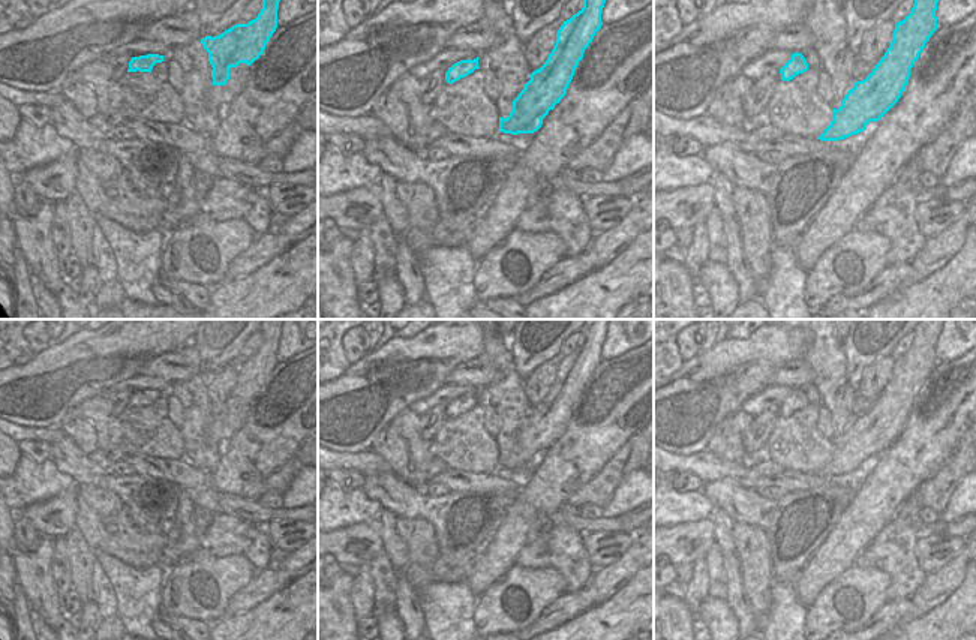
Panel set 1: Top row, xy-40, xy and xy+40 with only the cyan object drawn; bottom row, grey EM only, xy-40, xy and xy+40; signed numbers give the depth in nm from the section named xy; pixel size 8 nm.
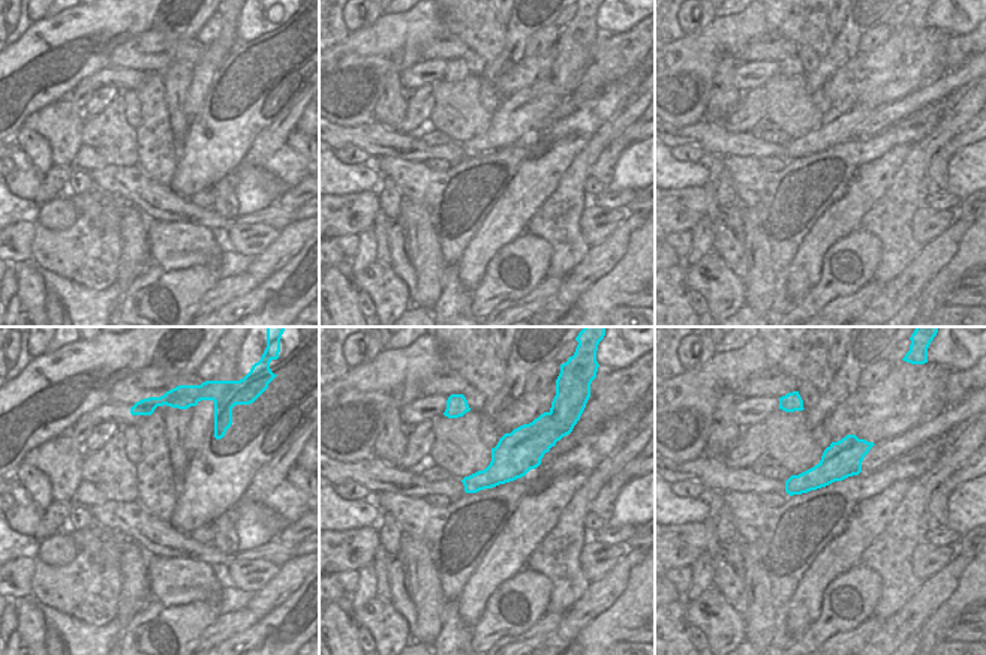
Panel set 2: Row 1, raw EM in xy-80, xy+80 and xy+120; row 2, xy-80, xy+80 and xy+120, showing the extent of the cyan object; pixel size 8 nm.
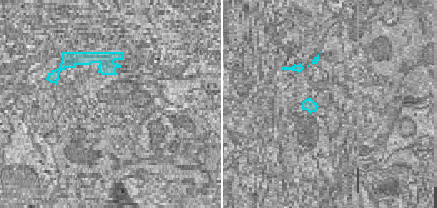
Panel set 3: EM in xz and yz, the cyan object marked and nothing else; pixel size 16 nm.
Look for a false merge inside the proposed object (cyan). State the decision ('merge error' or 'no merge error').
merge error

